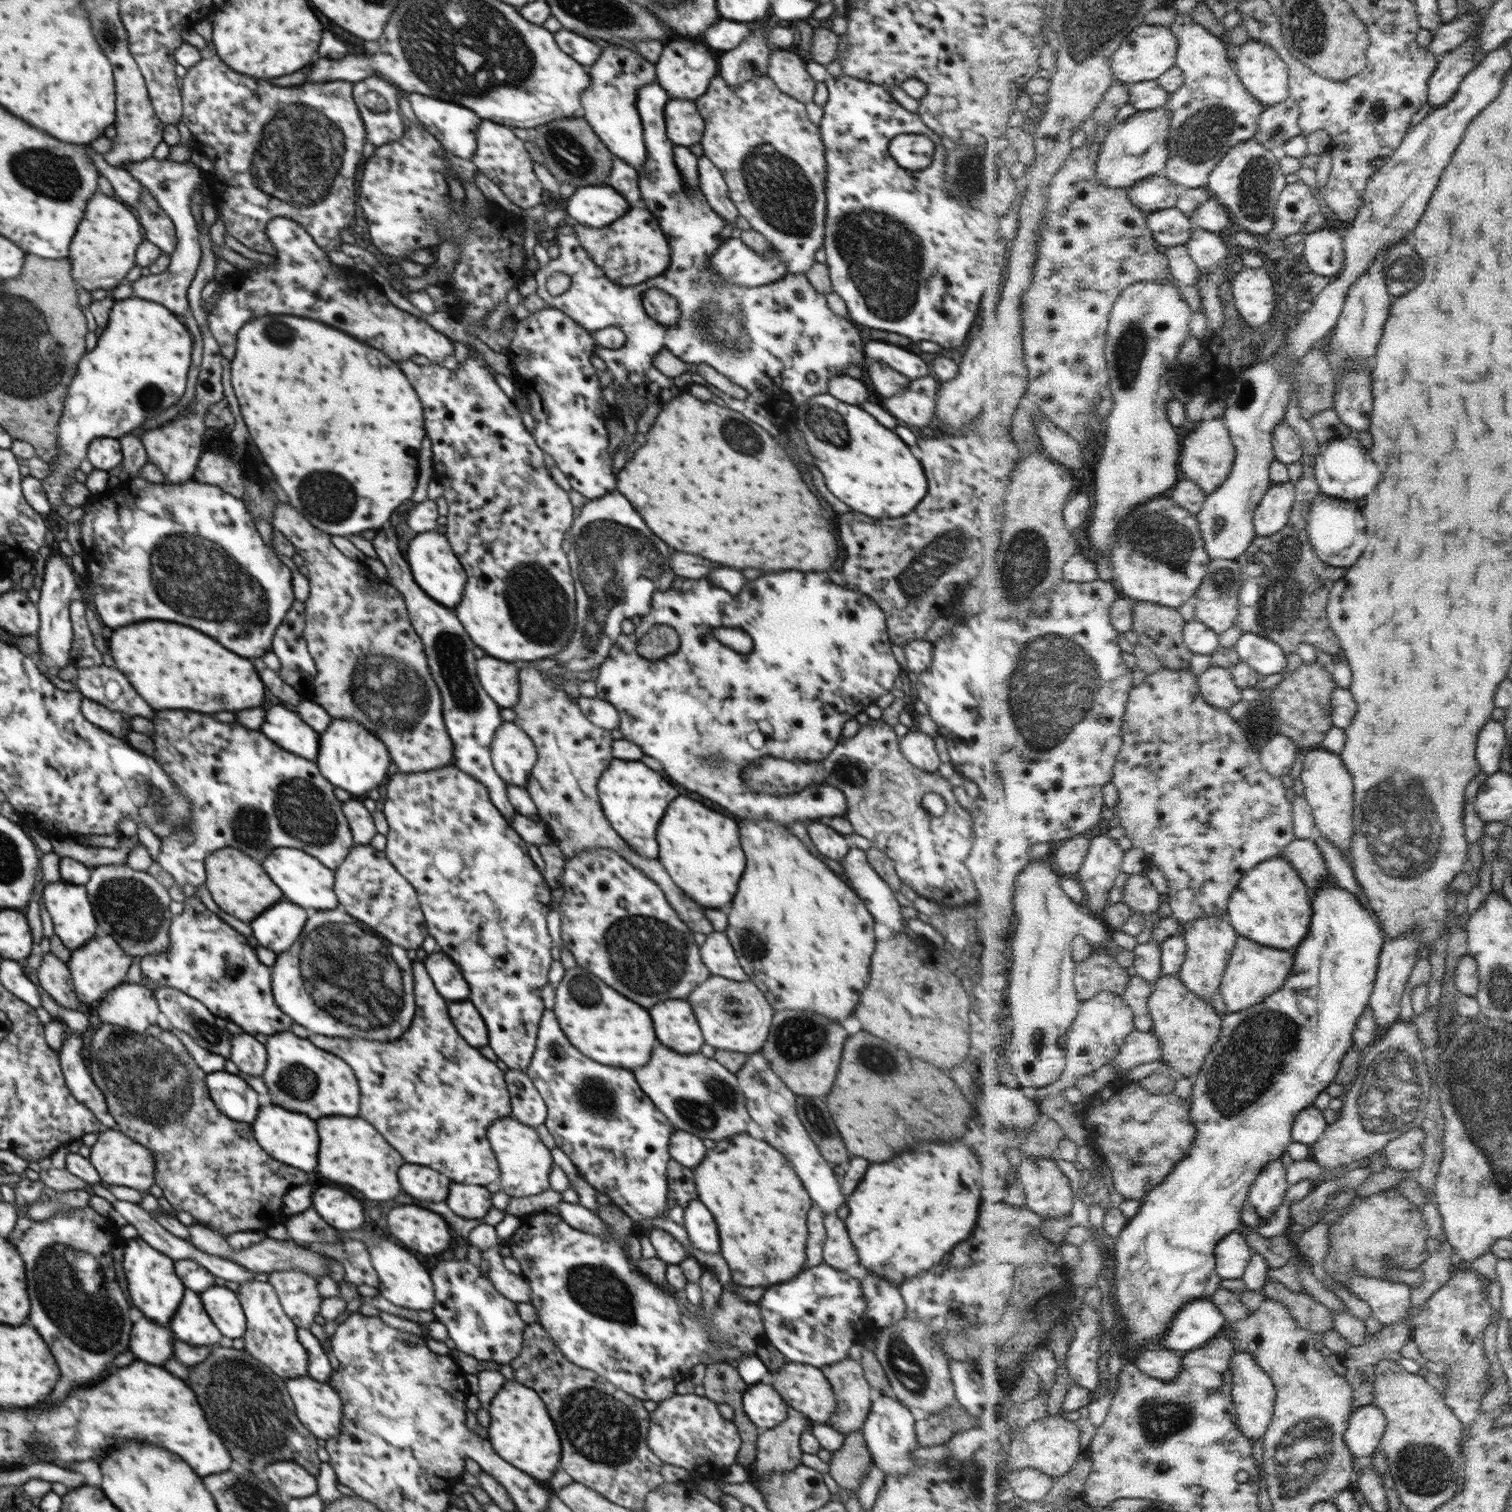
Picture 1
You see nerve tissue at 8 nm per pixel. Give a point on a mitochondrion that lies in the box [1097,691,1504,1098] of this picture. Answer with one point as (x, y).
(1391, 823)

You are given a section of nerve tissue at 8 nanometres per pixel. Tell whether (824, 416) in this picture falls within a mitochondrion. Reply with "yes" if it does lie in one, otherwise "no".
yes

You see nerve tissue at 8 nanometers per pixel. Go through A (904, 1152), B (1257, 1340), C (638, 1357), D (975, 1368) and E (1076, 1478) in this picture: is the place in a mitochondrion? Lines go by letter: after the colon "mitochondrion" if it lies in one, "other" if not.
A: other
B: other
C: other
D: other
E: other

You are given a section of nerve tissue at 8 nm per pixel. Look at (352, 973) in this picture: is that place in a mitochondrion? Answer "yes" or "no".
yes

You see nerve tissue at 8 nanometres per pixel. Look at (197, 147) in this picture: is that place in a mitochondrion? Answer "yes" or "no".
no

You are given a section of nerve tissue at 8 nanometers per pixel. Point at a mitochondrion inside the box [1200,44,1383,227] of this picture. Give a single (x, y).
(1254, 188)

